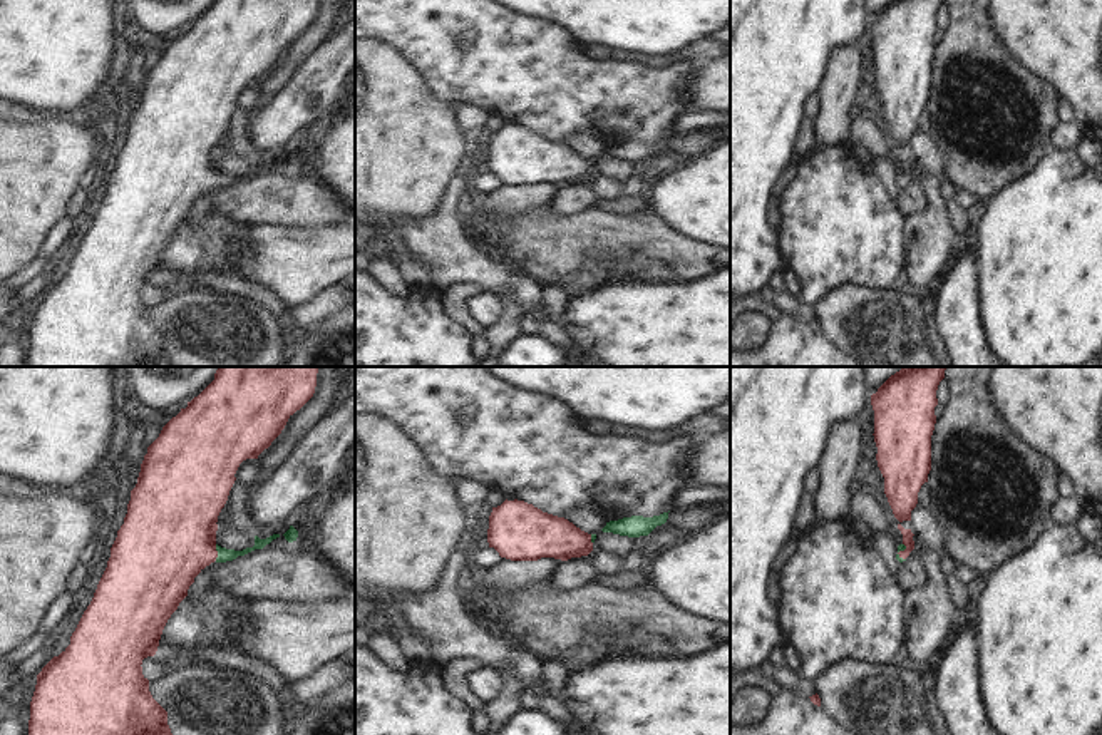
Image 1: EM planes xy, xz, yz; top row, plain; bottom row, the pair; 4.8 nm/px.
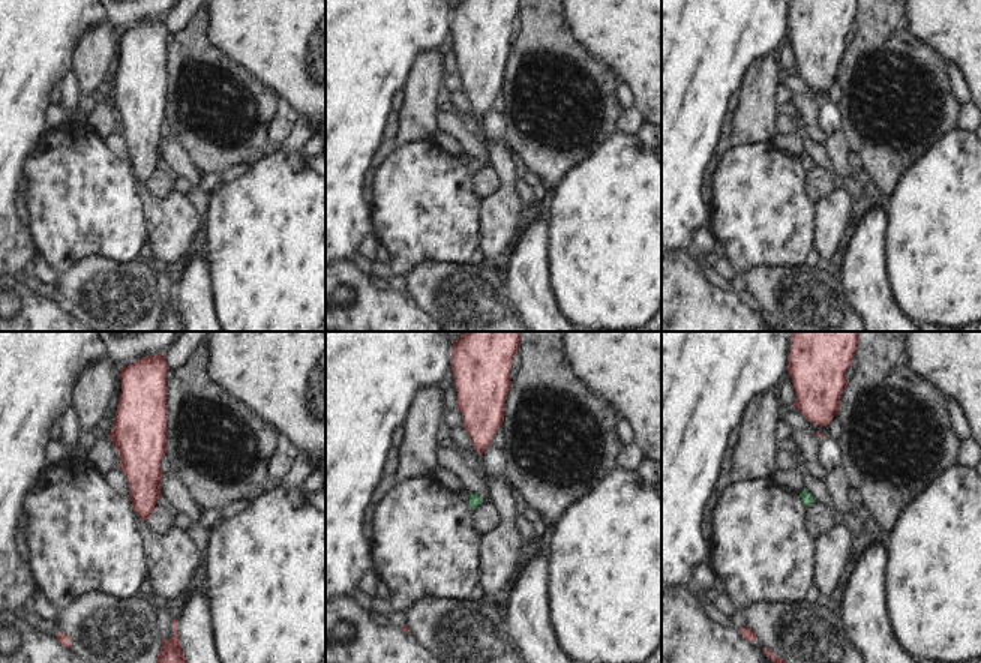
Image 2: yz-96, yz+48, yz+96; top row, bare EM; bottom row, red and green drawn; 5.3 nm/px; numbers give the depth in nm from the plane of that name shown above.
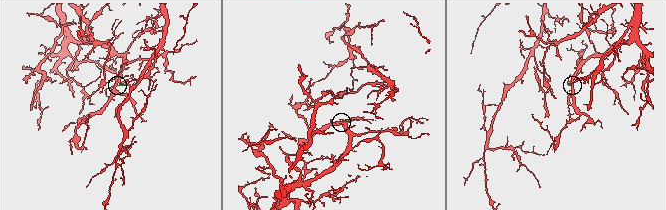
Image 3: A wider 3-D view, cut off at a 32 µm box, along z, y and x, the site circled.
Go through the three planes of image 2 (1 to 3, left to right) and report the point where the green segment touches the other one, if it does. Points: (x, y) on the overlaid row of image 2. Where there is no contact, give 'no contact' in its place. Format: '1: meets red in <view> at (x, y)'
1: no contact
2: no contact
3: no contact

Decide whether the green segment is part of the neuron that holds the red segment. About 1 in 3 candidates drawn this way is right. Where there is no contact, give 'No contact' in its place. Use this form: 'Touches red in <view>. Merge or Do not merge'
Touches red in xy. Merge

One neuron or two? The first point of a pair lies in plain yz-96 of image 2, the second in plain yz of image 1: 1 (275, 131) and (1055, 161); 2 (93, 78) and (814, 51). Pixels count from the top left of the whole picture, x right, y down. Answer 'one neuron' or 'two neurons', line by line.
1: two neurons
2: two neurons

